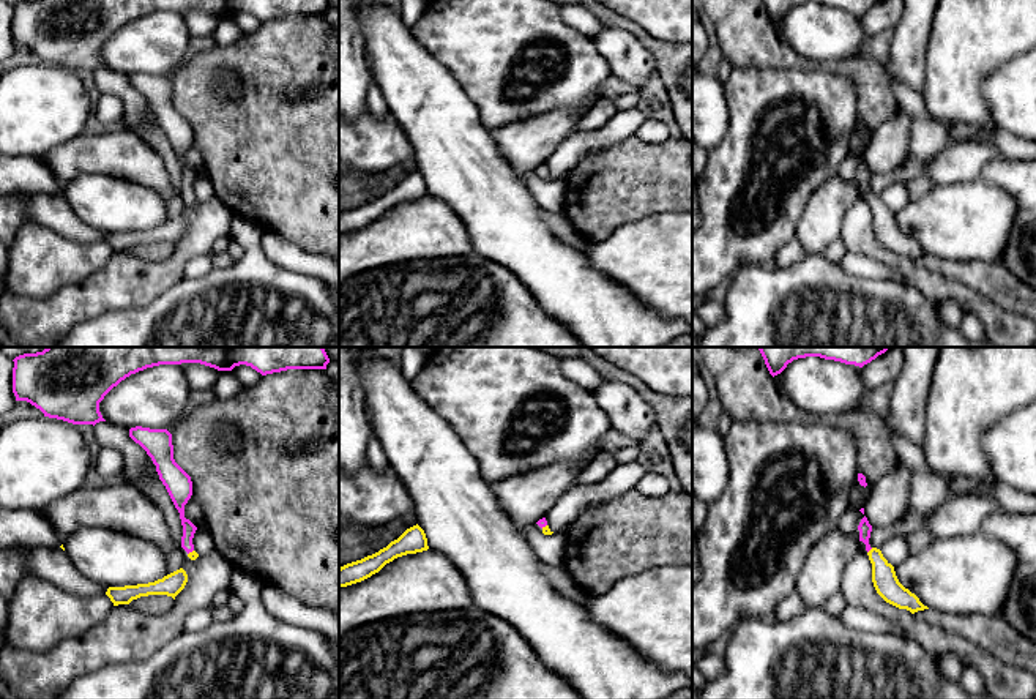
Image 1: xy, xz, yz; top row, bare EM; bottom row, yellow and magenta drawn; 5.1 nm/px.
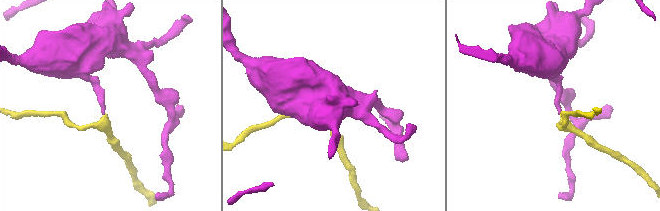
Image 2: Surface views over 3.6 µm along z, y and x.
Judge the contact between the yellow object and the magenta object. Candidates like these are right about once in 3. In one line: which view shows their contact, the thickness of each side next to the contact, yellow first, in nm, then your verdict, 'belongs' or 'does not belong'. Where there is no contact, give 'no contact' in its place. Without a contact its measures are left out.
contact in yz; calibres 130 and 70 nm; belongs

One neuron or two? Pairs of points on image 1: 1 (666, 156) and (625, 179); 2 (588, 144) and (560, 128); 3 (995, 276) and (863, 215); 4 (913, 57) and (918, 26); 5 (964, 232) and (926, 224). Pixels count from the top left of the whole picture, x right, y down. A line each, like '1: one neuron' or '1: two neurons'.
1: one neuron
2: two neurons
3: two neurons
4: one neuron
5: one neuron

